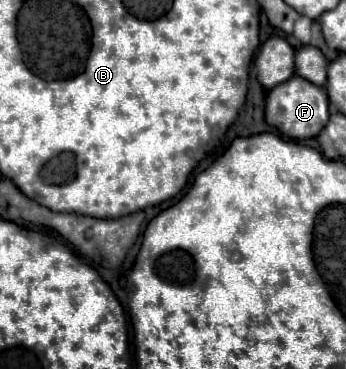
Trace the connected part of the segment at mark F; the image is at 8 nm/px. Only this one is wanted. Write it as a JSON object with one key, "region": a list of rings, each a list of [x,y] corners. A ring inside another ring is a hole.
{"region":[[[294,75],[292,79],[276,85],[268,91],[266,97],[266,123],[276,127],[282,135],[290,139],[312,139],[320,133],[324,123],[328,121],[328,95],[322,87],[316,87],[304,77]]]}

